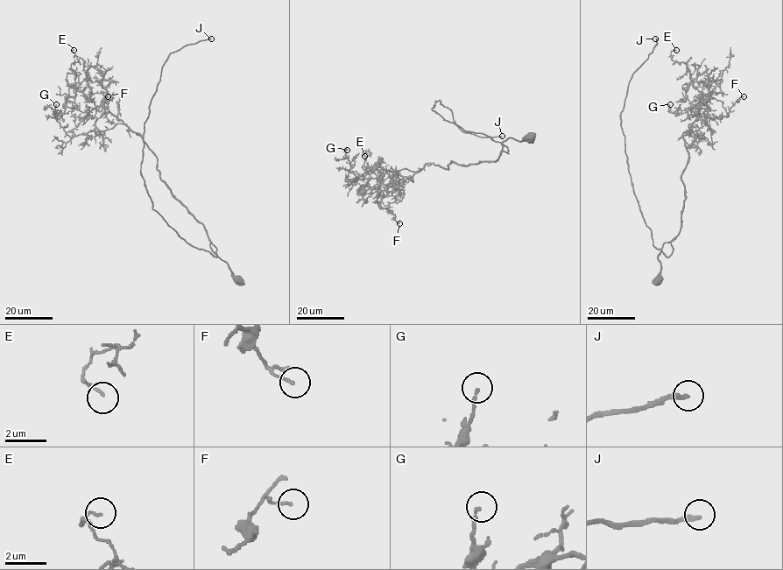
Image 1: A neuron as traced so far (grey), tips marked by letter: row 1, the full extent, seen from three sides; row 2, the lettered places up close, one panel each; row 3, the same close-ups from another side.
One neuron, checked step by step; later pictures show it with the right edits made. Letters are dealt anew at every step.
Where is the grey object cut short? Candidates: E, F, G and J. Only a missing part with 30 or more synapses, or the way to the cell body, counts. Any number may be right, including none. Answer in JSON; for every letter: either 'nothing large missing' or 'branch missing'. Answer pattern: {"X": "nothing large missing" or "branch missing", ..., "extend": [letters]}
{"E": "nothing large missing", "F": "nothing large missing", "G": "nothing large missing", "J": "branch missing", "extend": ["J"]}

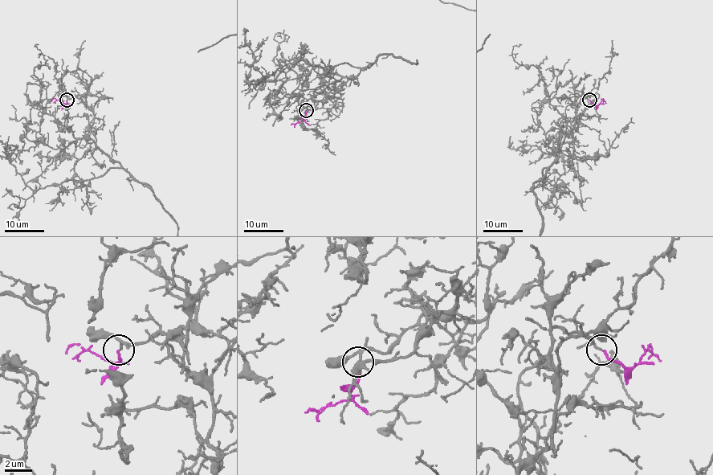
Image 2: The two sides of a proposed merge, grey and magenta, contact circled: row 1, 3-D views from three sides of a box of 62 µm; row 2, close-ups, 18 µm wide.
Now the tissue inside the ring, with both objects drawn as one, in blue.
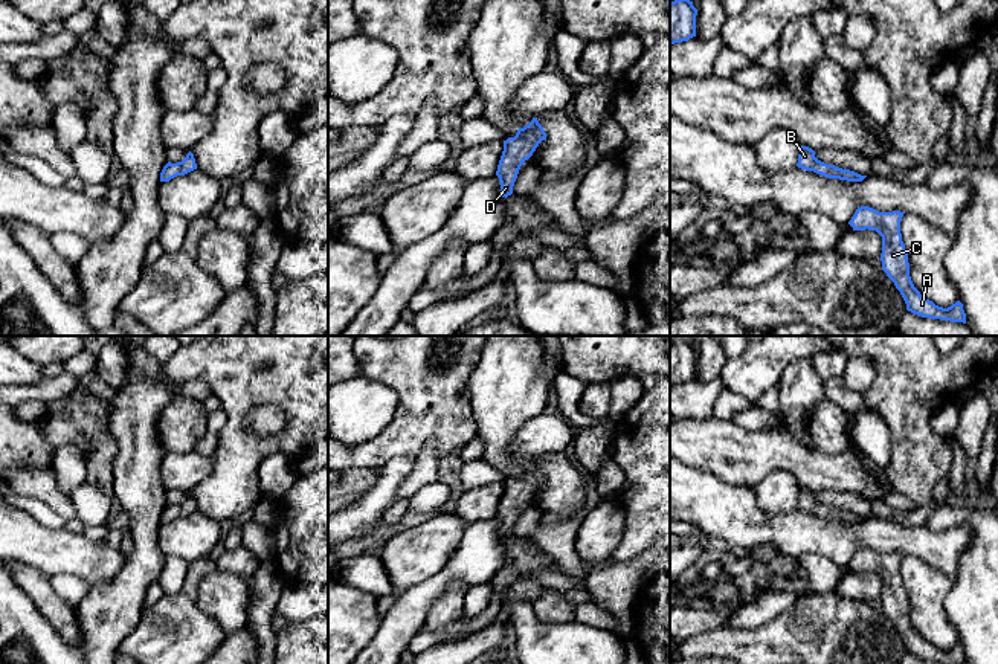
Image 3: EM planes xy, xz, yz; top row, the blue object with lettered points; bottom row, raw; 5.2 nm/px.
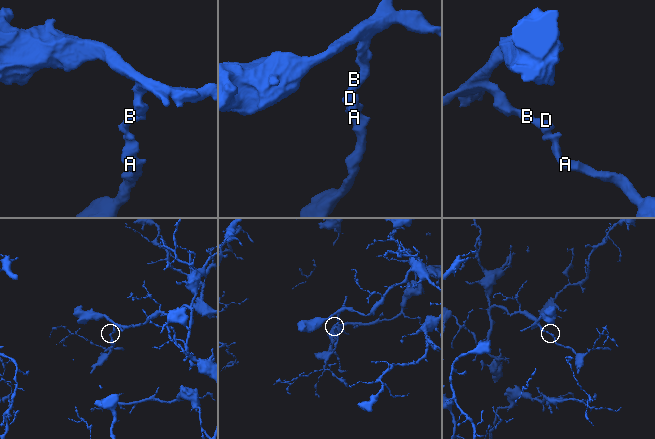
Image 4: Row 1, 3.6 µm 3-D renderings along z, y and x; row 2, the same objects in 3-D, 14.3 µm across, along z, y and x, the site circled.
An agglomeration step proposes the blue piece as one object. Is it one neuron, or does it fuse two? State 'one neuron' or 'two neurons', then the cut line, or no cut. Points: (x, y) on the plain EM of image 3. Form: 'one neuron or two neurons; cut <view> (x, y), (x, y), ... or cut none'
one neuron; cut none

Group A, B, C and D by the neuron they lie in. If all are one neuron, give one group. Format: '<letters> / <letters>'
A B C D

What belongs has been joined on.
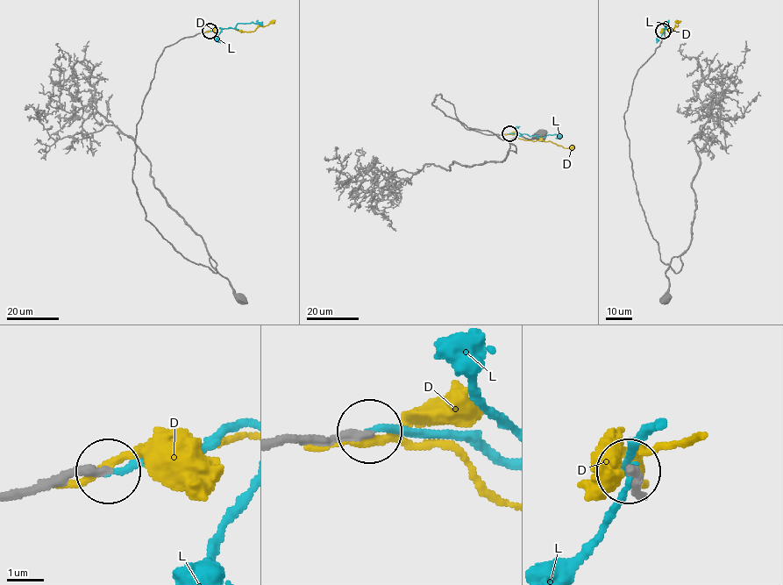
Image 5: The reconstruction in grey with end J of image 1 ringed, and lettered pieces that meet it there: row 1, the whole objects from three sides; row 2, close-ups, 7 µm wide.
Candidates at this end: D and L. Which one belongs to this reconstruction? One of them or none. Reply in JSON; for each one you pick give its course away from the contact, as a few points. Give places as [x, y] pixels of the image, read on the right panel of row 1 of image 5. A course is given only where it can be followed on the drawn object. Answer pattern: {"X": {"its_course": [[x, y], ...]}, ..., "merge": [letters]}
{"merge": ["L"]}

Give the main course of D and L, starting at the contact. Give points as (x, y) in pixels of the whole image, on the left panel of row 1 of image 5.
D: (208, 32), (227, 28), (251, 32), (274, 21)
L: (210, 31), (233, 28), (239, 24), (259, 23), (256, 21)

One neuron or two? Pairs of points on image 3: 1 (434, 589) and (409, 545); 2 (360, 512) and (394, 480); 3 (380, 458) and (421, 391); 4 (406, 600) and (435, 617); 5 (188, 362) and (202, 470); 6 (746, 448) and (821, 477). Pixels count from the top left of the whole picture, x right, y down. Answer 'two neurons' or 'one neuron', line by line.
1: two neurons
2: one neuron
3: one neuron
4: two neurons
5: two neurons
6: one neuron

